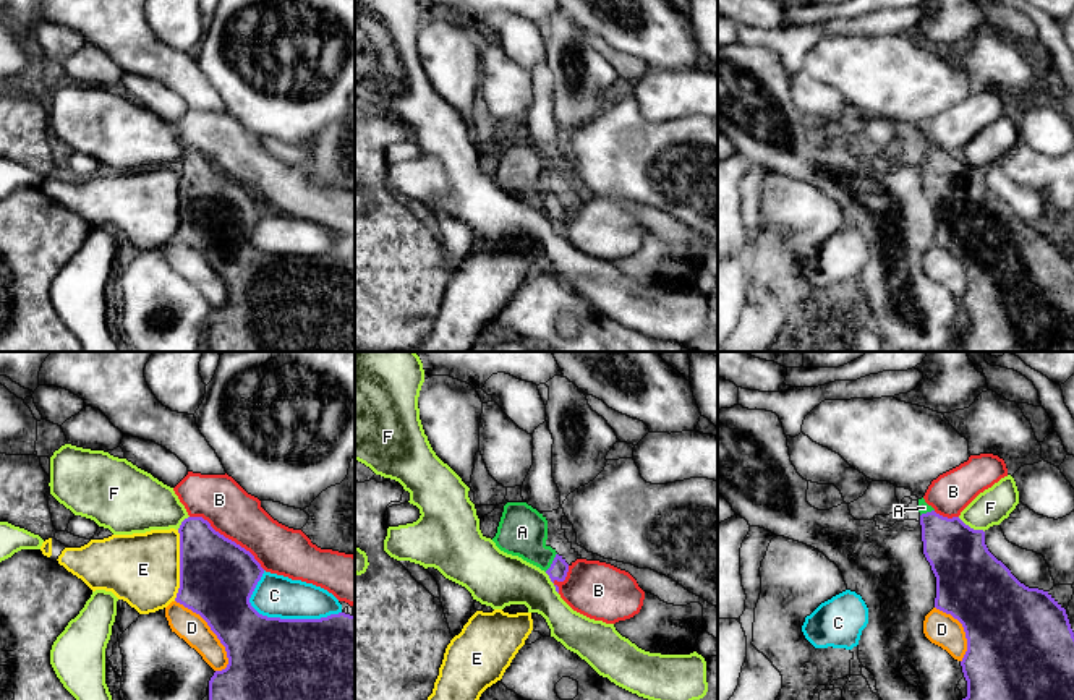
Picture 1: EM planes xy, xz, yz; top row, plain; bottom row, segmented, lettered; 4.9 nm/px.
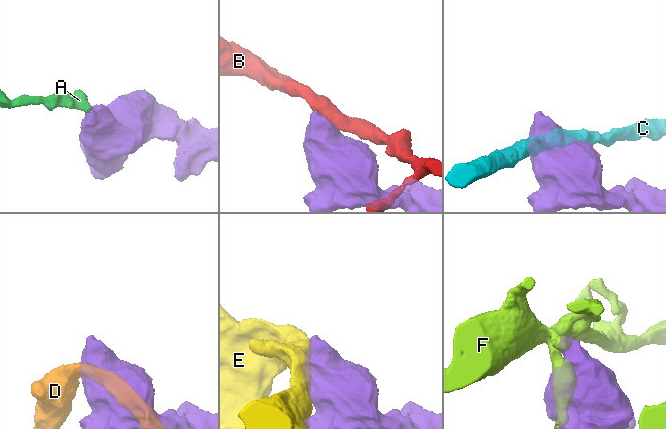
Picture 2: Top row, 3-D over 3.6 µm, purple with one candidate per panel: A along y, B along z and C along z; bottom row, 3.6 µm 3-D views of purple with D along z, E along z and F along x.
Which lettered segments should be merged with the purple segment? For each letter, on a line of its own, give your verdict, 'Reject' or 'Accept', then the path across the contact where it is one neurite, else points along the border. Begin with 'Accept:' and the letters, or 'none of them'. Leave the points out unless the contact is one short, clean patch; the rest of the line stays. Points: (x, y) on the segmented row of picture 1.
Accept: A
A: Accept. Path across: xz (558, 571), (553, 563), (522, 532)
B: Reject
C: Reject
D: Reject
E: Reject. Boundary: xy (178, 530), (178, 592), (174, 600)
F: Reject. Boundary: yz (958, 517), (984, 532)

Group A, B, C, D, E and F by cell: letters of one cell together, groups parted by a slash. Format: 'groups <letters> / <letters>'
groups A / B / C / D / E / F

